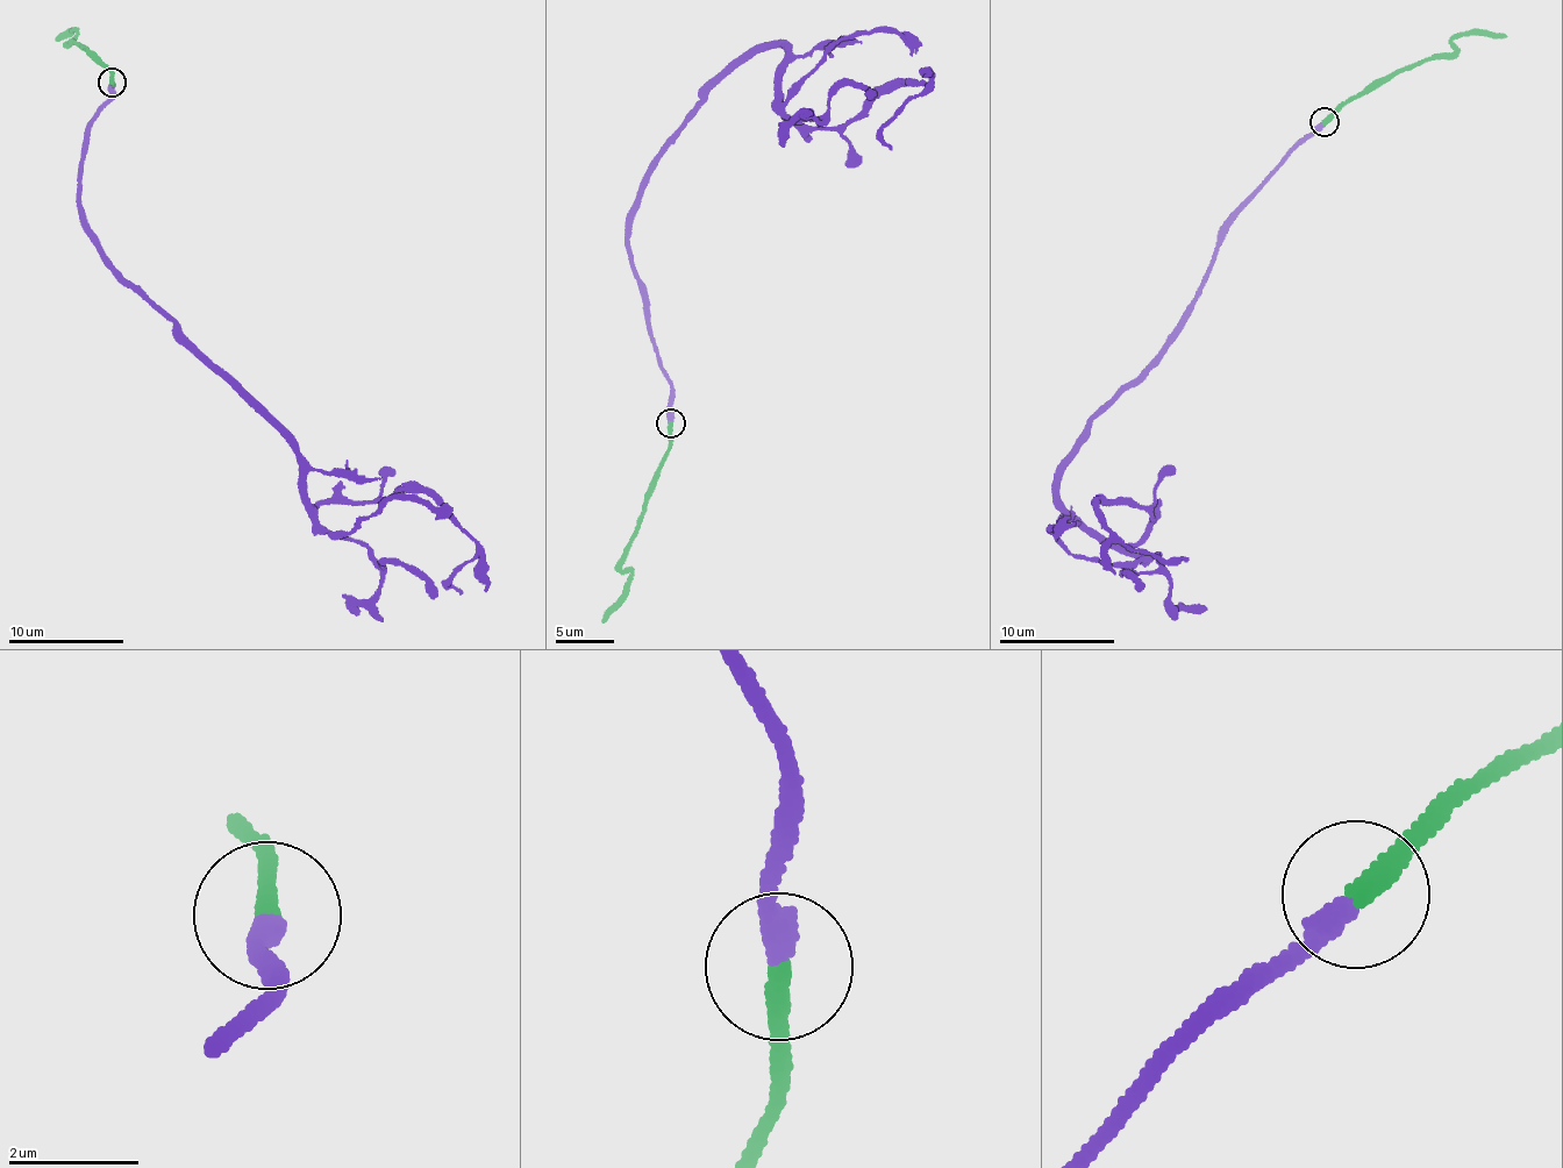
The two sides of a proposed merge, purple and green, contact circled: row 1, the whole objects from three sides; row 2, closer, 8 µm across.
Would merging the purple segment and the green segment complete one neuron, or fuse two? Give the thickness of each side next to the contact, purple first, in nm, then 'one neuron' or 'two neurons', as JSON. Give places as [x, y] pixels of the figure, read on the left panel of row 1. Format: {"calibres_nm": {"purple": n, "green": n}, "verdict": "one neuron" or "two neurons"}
{"calibres_nm": {"purple": 360, "green": 340}, "verdict": "one neuron"}

